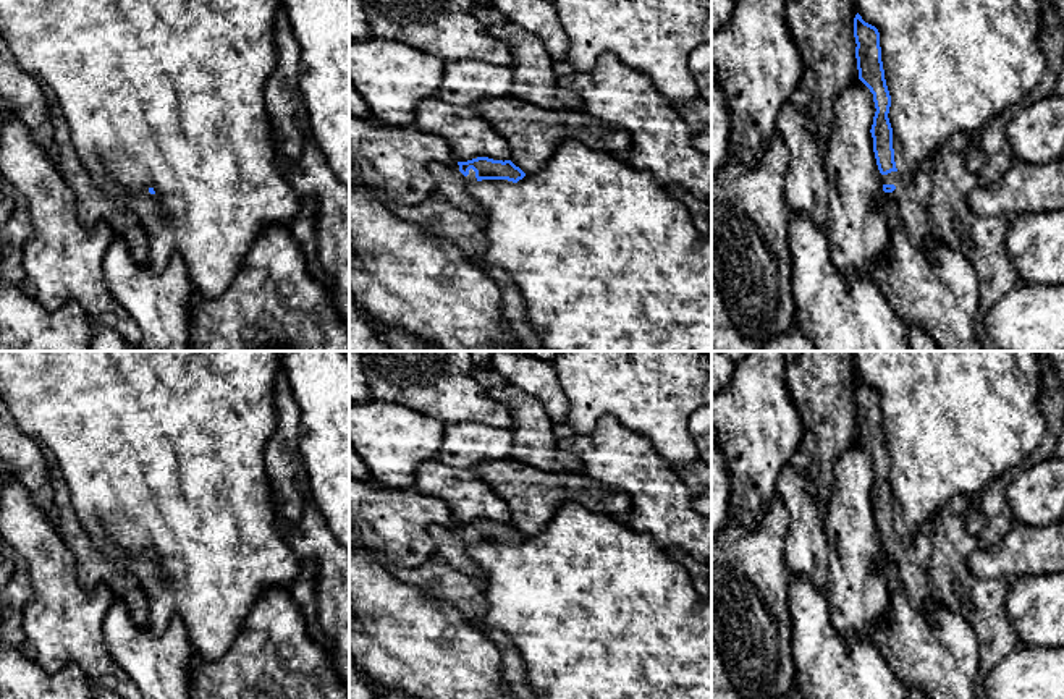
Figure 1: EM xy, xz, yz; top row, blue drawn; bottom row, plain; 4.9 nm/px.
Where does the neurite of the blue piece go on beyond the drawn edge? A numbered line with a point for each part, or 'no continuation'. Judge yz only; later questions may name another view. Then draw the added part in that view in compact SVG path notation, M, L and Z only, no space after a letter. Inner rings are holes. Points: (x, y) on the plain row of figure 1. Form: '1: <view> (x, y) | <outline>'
1: yz (911, 560) | M923 523L910 542L899 534L881 537L881 547L896 549L893 555L885 557L894 566L914 605L925 605L933 597L933 584L928 576L931 537L933 523Z

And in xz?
1: xz (451, 546) | M432 524L429 527L429 536L437 545L437 557L446 561L451 568L471 576L479 584L487 581L485 571L466 553L469 545L475 545L475 534L471 531L469 537L464 539L459 534L459 527Z

